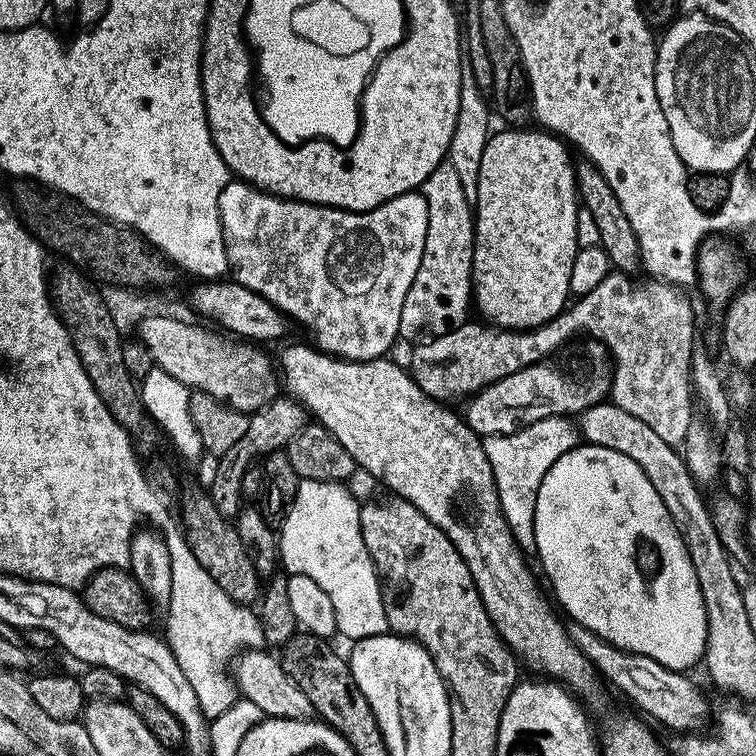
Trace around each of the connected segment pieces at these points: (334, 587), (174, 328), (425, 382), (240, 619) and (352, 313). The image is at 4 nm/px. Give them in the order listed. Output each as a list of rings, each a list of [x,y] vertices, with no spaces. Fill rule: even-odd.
[[[301,480],[300,489],[296,495],[294,506],[290,510],[290,514],[286,518],[284,527],[279,529],[279,559],[282,561],[282,568],[285,573],[293,576],[305,576],[311,578],[313,582],[318,582],[318,586],[322,586],[322,590],[326,590],[327,597],[330,602],[334,602],[334,614],[338,616],[338,626],[340,627],[339,635],[345,636],[348,642],[357,640],[365,640],[366,638],[374,638],[375,636],[385,635],[389,631],[388,619],[386,618],[386,606],[384,605],[384,589],[380,583],[380,576],[376,573],[376,567],[372,561],[372,556],[366,550],[366,542],[362,534],[362,526],[360,525],[360,509],[361,501],[356,501],[350,493],[347,492],[344,484],[323,484],[322,482],[314,482],[313,480]]]
[[[168,314],[150,318],[138,327],[138,335],[157,369],[176,378],[191,391],[212,396],[225,407],[247,414],[263,411],[274,398],[272,387],[276,384],[276,376],[271,360],[259,347],[244,342],[234,345],[212,332],[170,318]]]
[[[480,322],[463,324],[456,332],[433,339],[429,348],[422,349],[413,358],[410,365],[412,379],[425,394],[441,402],[460,400],[463,396],[472,398],[499,380],[530,365],[529,356],[522,351],[517,341],[515,344],[508,336],[502,338],[498,329],[492,326],[483,332],[483,326]],[[473,373],[480,373],[480,376],[474,376]]]
[[[179,527],[176,528],[166,532],[172,559],[172,602],[166,609],[166,643],[176,655],[182,673],[194,686],[202,711],[209,721],[214,721],[236,705],[238,699],[237,681],[224,673],[228,663],[232,664],[245,650],[265,647],[264,625],[251,607],[235,604],[230,594],[226,594],[226,590],[222,590],[222,586],[206,574],[198,558],[194,558],[187,535]]]
[[[229,182],[220,199],[220,221],[224,227],[224,245],[228,251],[228,266],[231,275],[236,275],[233,276],[235,283],[266,298],[279,312],[284,313],[289,321],[297,320],[316,339],[315,347],[321,353],[353,362],[385,359],[391,353],[388,351],[400,340],[402,306],[406,306],[406,298],[414,286],[414,278],[418,278],[418,270],[422,266],[422,254],[426,254],[426,230],[430,226],[430,210],[423,193],[408,192],[406,195],[394,198],[388,204],[383,204],[381,208],[361,213],[346,212],[338,208],[322,208],[315,204],[305,204],[295,200],[285,200],[282,204],[276,204],[279,196],[264,200],[267,194],[251,184]]]

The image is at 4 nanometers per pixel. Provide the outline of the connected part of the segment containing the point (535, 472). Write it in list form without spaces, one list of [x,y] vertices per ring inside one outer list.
[[[551,417],[532,426],[523,427],[514,435],[492,436],[483,441],[487,460],[494,470],[495,482],[504,484],[532,484],[539,486],[545,481],[546,474],[582,442],[582,434],[577,423],[569,417]]]

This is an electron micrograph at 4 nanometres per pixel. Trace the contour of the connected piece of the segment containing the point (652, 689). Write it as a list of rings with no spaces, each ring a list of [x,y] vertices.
[[[573,623],[570,635],[578,646],[578,650],[582,650],[582,654],[586,654],[588,661],[596,667],[597,673],[605,681],[608,679],[630,703],[637,704],[641,708],[639,711],[649,721],[657,720],[658,723],[665,724],[668,728],[676,729],[674,730],[676,732],[688,734],[694,734],[703,729],[700,727],[708,720],[708,702],[696,689],[695,682],[688,680],[692,678],[685,673],[670,670],[666,666],[654,662],[654,658],[646,658],[642,654],[615,648],[598,634],[586,630],[586,626],[581,624]]]

